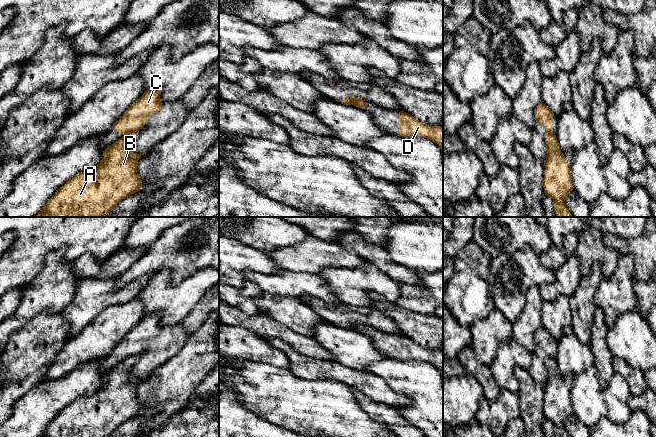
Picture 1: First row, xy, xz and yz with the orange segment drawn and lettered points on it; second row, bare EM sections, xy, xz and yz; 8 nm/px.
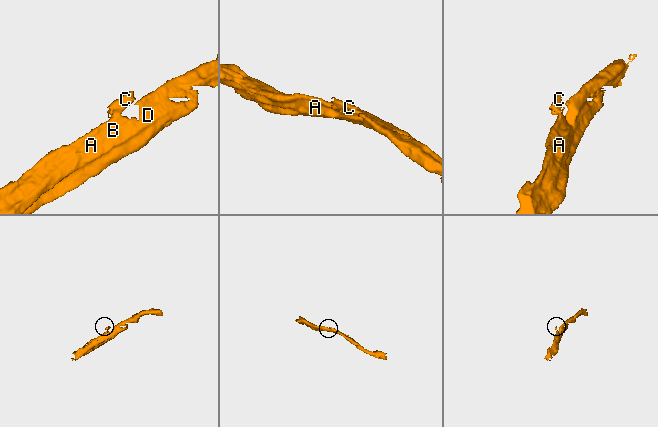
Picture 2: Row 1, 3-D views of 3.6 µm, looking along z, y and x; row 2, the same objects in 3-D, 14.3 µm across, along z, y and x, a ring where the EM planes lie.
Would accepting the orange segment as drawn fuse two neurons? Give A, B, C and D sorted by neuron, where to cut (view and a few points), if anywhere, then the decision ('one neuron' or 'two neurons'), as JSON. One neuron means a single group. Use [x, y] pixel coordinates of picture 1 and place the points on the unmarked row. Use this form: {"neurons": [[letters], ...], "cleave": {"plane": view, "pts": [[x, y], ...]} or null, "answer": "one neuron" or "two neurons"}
{"neurons": [["A", "B", "D"], ["C"]], "cleave": {"plane": "xy", "pts": [[134, 355], [127, 356], [123, 360]]}, "answer": "two neurons"}

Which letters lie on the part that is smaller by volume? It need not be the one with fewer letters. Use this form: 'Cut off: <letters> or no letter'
Cut off: C

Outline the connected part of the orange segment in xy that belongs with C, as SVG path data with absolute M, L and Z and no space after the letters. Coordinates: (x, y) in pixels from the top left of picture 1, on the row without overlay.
M161 312L145 315L144 318L126 334L123 340L113 348L112 352L123 360L143 352L148 346L149 341L161 333L163 327L161 326L160 319Z

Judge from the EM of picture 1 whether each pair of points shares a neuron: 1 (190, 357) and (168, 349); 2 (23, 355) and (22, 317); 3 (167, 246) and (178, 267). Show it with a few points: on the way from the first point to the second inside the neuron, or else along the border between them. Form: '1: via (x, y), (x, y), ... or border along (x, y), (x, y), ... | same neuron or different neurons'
1: border along (190, 333), (184, 345), (158, 366) | different neurons
2: border along (41, 314), (33, 316), (21, 329), (10, 337) | different neurons
3: via (172, 251), (178, 257), (178, 262) | same neuron

